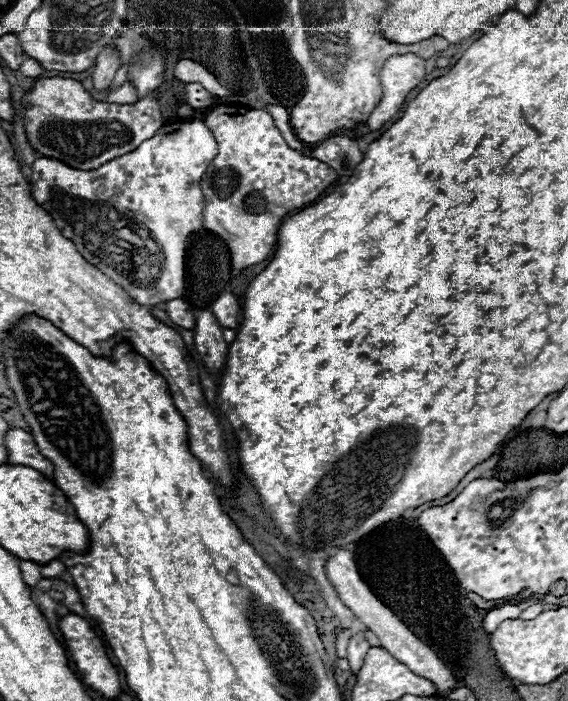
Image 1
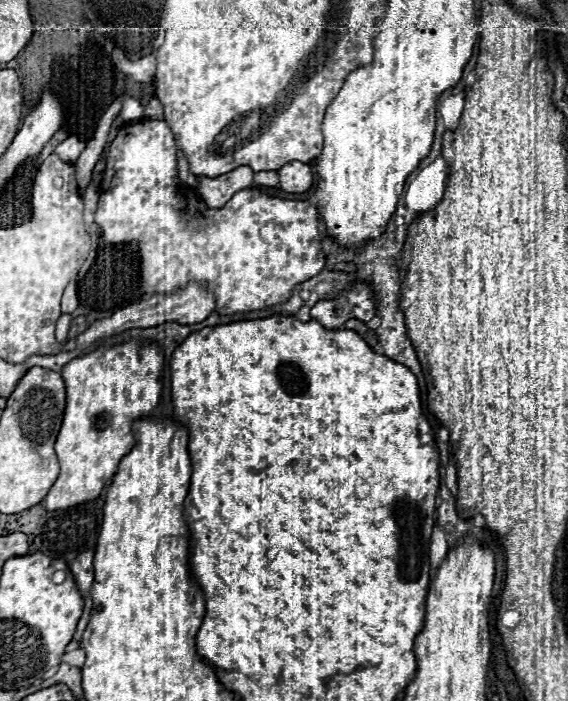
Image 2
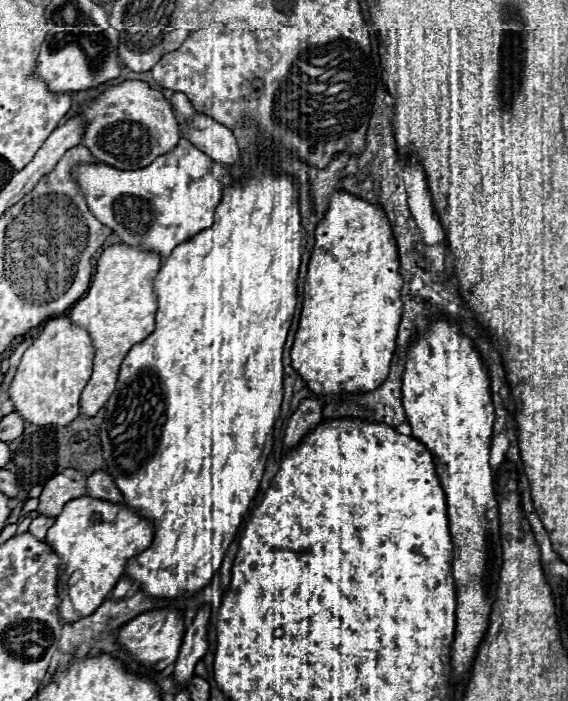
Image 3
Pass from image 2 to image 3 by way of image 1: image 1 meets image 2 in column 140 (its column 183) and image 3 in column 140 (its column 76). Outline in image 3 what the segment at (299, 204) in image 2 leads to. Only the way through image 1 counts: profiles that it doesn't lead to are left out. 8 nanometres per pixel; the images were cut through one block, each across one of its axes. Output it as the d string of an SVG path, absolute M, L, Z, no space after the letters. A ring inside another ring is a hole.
M184 138L172 152L156 158L146 168L118 170L96 164L78 166L74 176L82 186L90 212L102 224L112 228L120 236L122 244L154 252L162 260L166 260L178 244L212 226L214 210L224 188L228 188L230 182L234 184L224 164L214 162Z

